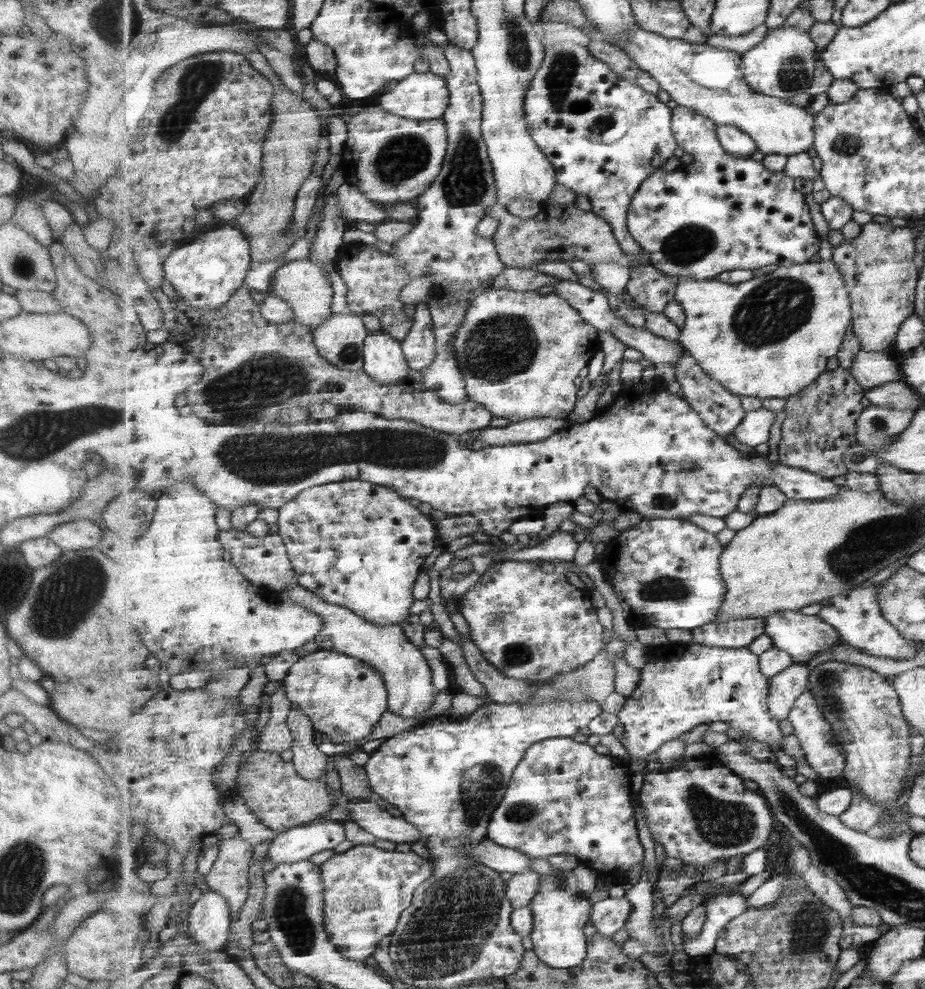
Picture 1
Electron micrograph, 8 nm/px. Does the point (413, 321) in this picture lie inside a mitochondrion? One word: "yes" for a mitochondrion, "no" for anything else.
no

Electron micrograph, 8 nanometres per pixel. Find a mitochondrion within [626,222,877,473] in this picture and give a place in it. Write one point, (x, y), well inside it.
(771, 311)

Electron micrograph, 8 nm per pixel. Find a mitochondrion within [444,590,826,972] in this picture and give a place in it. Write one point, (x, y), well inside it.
(726, 824)

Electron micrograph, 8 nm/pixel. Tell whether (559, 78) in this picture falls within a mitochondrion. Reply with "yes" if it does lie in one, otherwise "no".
yes

